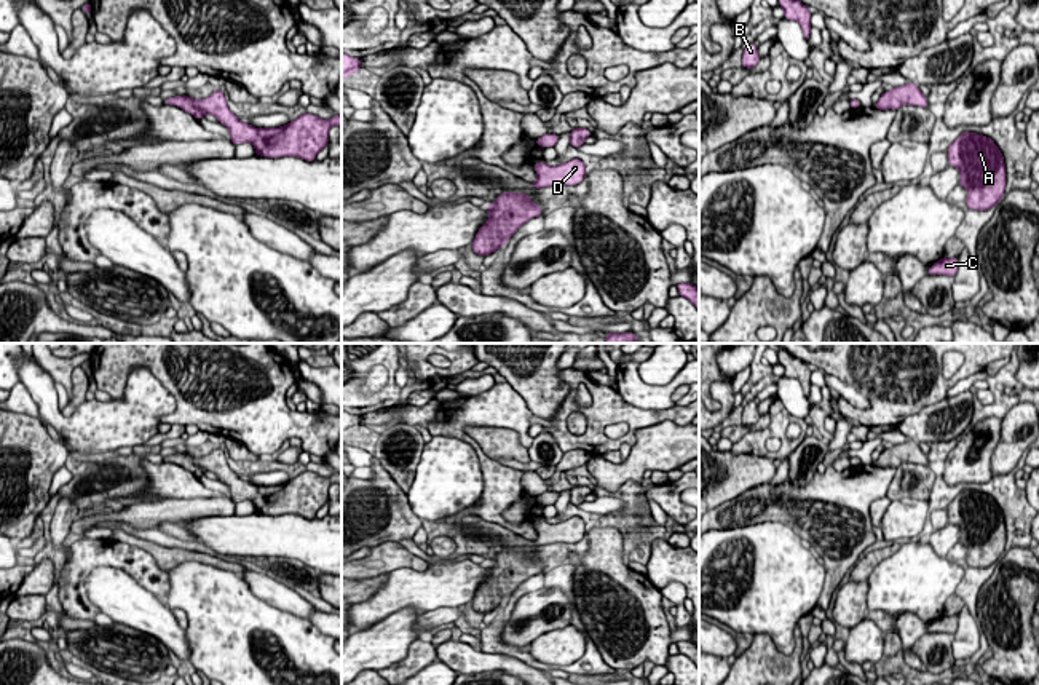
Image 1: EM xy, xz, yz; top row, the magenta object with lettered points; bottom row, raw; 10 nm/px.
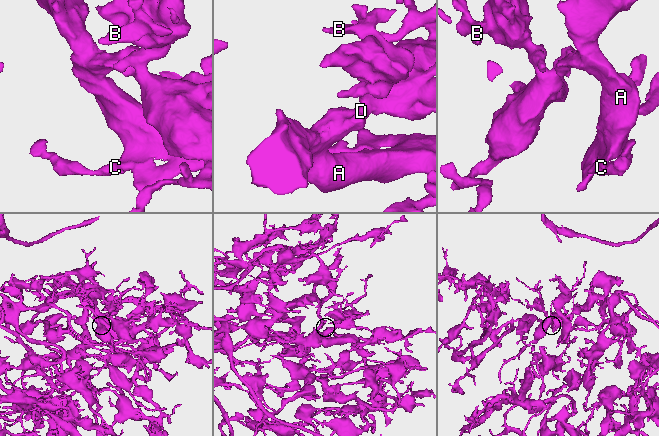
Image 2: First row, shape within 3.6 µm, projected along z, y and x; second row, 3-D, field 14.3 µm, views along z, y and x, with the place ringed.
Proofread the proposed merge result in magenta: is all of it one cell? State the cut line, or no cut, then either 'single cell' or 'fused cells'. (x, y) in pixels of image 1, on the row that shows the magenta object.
no cut | single cell

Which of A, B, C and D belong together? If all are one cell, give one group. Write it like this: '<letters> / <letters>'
A B C D

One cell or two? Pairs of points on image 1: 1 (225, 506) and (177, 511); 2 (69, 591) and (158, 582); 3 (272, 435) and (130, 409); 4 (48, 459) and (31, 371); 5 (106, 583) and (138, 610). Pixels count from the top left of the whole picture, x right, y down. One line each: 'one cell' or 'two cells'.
1: one cell
2: one cell
3: two cells
4: two cells
5: one cell

